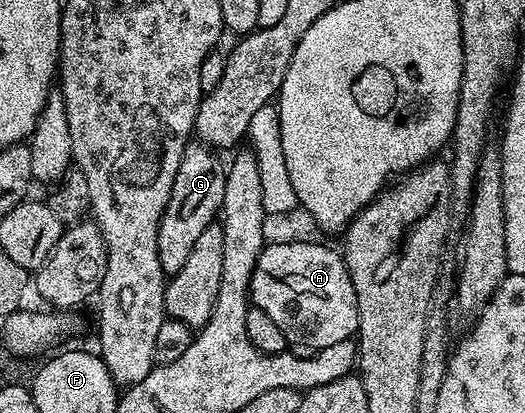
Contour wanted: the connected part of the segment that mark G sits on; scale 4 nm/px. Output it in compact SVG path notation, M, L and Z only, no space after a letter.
M191 142L186 145L180 158L180 170L176 170L176 182L172 182L172 194L160 218L156 238L160 266L166 271L167 277L175 276L184 267L196 238L200 238L200 234L204 234L204 230L219 219L224 202L226 168L214 156L217 156L215 149L201 142Z

